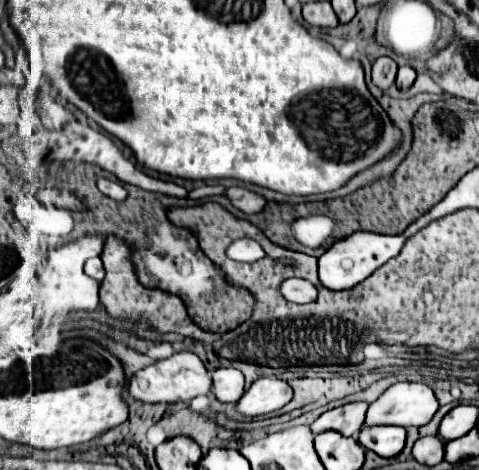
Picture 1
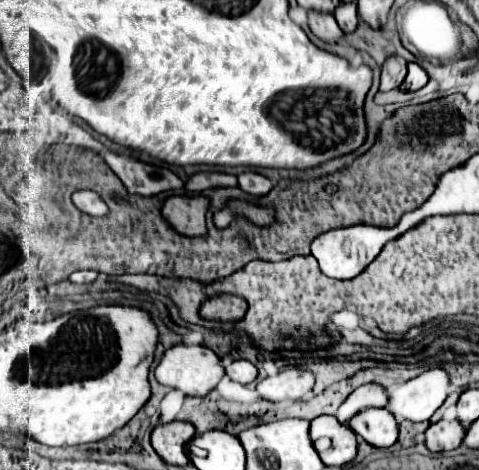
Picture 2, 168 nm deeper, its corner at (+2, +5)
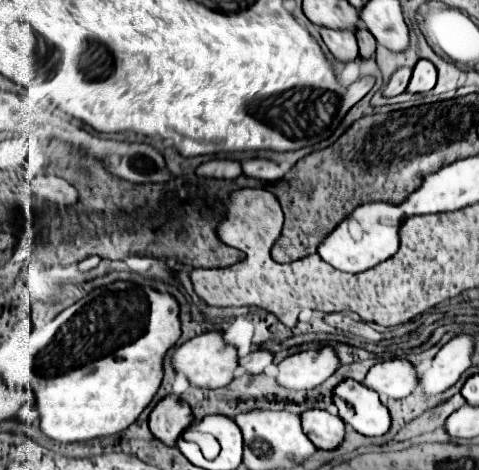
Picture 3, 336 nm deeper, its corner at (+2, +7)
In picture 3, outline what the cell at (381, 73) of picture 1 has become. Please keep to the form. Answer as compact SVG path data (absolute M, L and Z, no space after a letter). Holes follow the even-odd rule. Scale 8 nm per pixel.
M408 66L398 68L398 70L392 74L390 82L386 84L386 88L384 88L384 96L396 96L396 94L404 92L406 86L408 86L410 74L412 74L412 68L408 68Z

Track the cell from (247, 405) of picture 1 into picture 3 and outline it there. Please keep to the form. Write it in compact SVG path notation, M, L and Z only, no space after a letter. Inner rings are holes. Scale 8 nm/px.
M332 348L308 350L288 356L278 364L276 382L288 390L312 390L330 378L338 368Z

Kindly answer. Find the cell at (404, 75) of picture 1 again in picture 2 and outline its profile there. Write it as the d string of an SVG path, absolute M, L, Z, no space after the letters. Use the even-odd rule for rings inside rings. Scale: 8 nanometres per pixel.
M410 62L408 64L408 76L406 76L406 80L402 82L402 86L400 86L400 90L420 90L420 88L424 88L426 84L428 84L428 74L426 74L426 70L420 66L420 64L416 64L416 62Z

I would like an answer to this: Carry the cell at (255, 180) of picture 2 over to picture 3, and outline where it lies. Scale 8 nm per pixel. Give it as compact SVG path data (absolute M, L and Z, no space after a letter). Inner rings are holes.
M246 160L246 162L242 162L242 172L250 178L258 178L264 182L282 178L282 170L278 168L278 164L274 164L270 160Z

